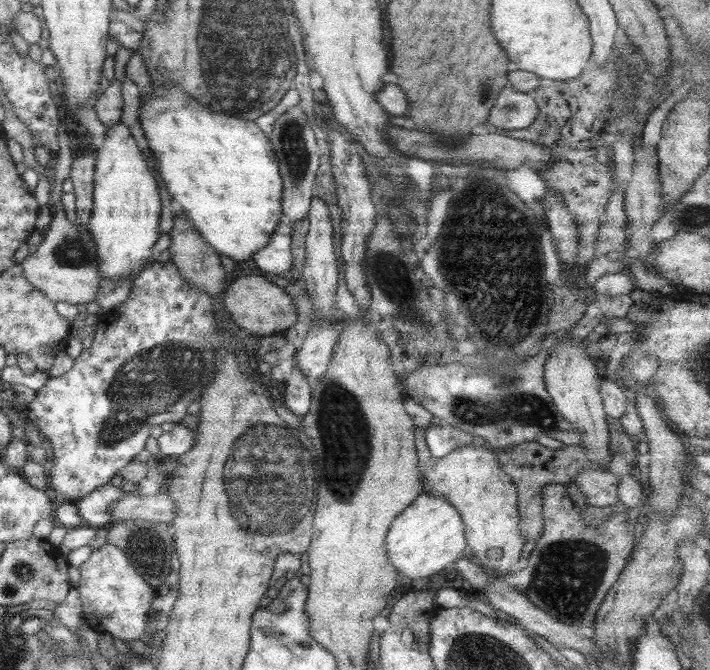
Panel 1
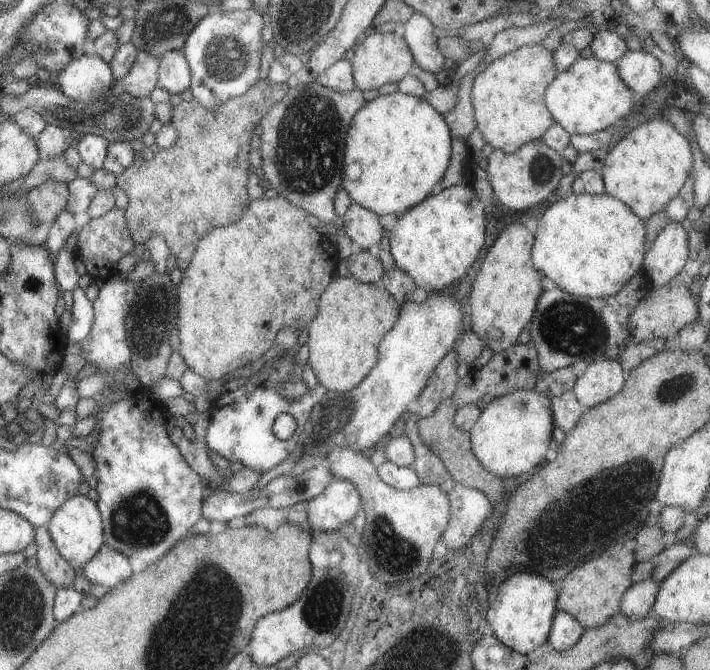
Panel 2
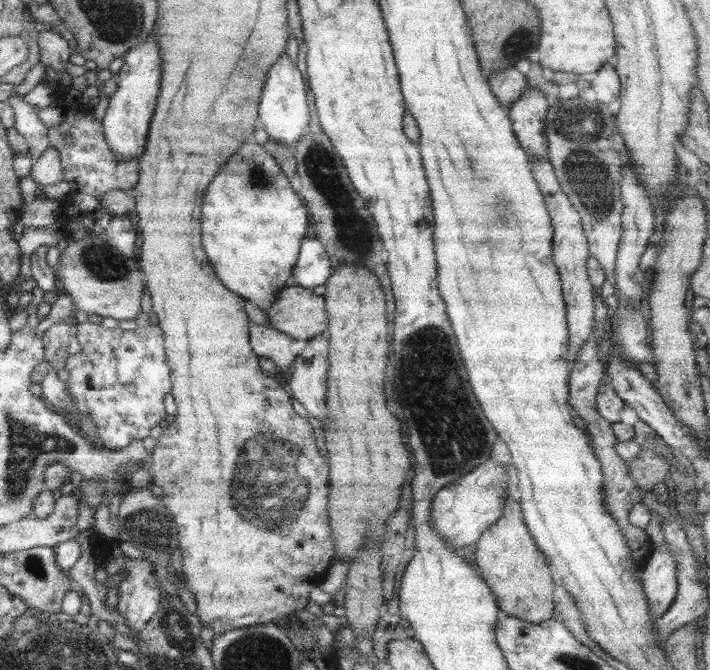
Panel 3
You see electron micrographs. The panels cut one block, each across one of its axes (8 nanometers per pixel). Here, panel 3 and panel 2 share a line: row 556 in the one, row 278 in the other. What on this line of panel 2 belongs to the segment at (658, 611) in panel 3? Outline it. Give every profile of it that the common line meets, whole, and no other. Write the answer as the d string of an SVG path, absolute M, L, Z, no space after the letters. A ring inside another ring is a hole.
M670 221L651 242L642 270L653 287L668 286L688 259L687 232L680 222Z

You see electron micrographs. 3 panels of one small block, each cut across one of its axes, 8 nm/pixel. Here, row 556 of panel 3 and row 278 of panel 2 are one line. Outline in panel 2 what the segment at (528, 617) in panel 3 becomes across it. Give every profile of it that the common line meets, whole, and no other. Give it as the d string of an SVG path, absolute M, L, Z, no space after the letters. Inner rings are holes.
M510 221L488 250L472 284L470 319L467 329L477 334L494 353L517 343L522 329L532 320L538 299L543 293L544 275L532 264L531 248L535 236L521 222Z

